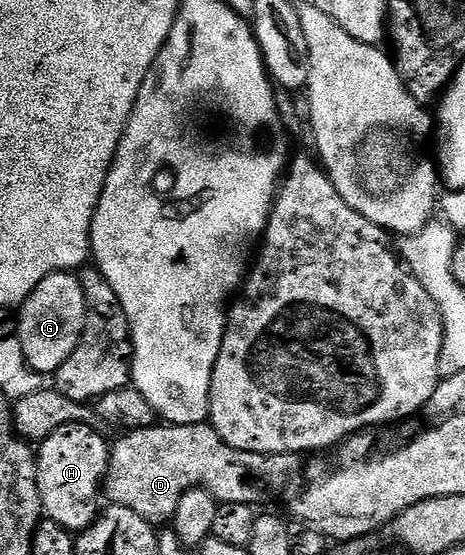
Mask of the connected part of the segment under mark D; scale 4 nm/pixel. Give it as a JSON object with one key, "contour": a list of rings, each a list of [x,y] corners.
{"contour":[[[206,421],[196,423],[195,425],[154,425],[152,427],[138,427],[129,429],[124,432],[125,435],[118,443],[112,444],[109,452],[109,468],[105,474],[105,482],[103,484],[104,498],[109,498],[110,504],[126,507],[135,513],[139,513],[139,517],[143,517],[148,523],[154,525],[165,525],[170,522],[175,513],[175,509],[179,509],[179,500],[183,498],[183,493],[187,493],[196,487],[207,489],[217,498],[218,504],[223,503],[252,503],[260,504],[261,495],[281,495],[284,491],[289,491],[293,487],[293,482],[301,475],[301,459],[295,455],[260,455],[259,453],[247,453],[243,449],[231,449],[231,445],[227,445],[227,441],[223,441],[223,437],[219,437],[219,433],[214,429],[212,423]]]}

